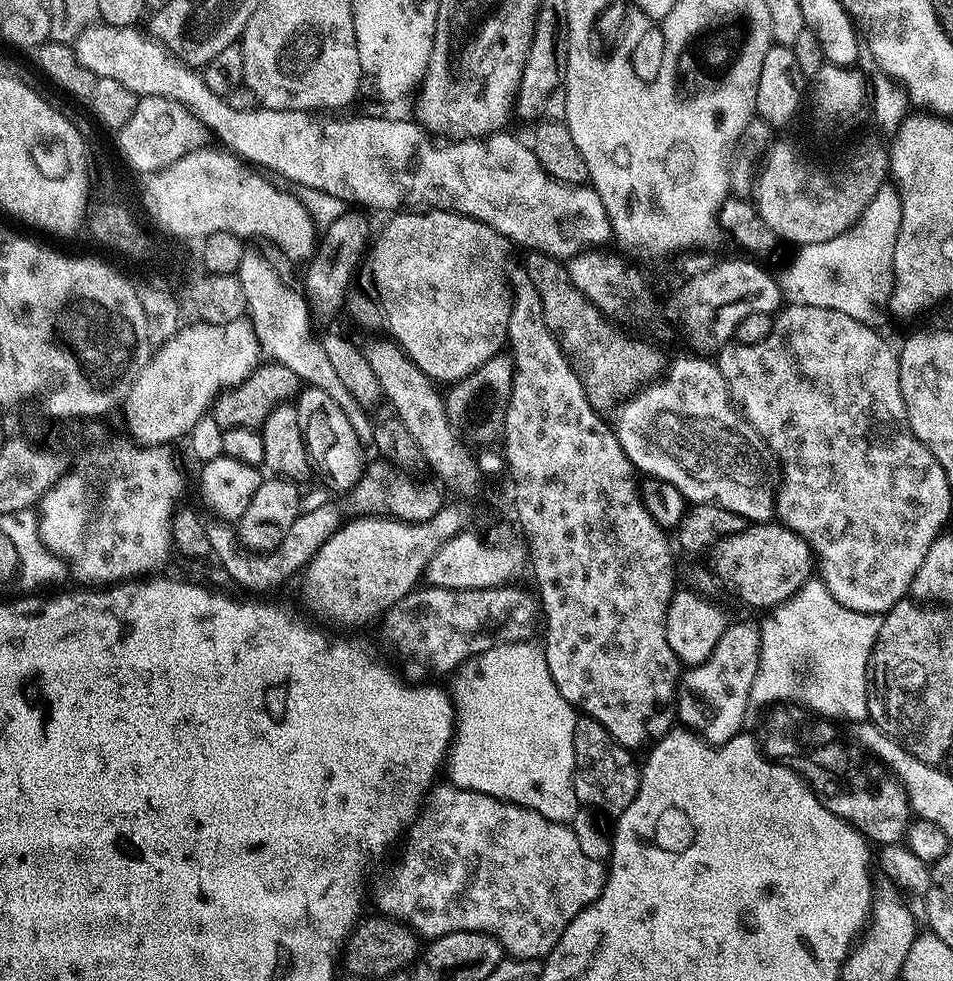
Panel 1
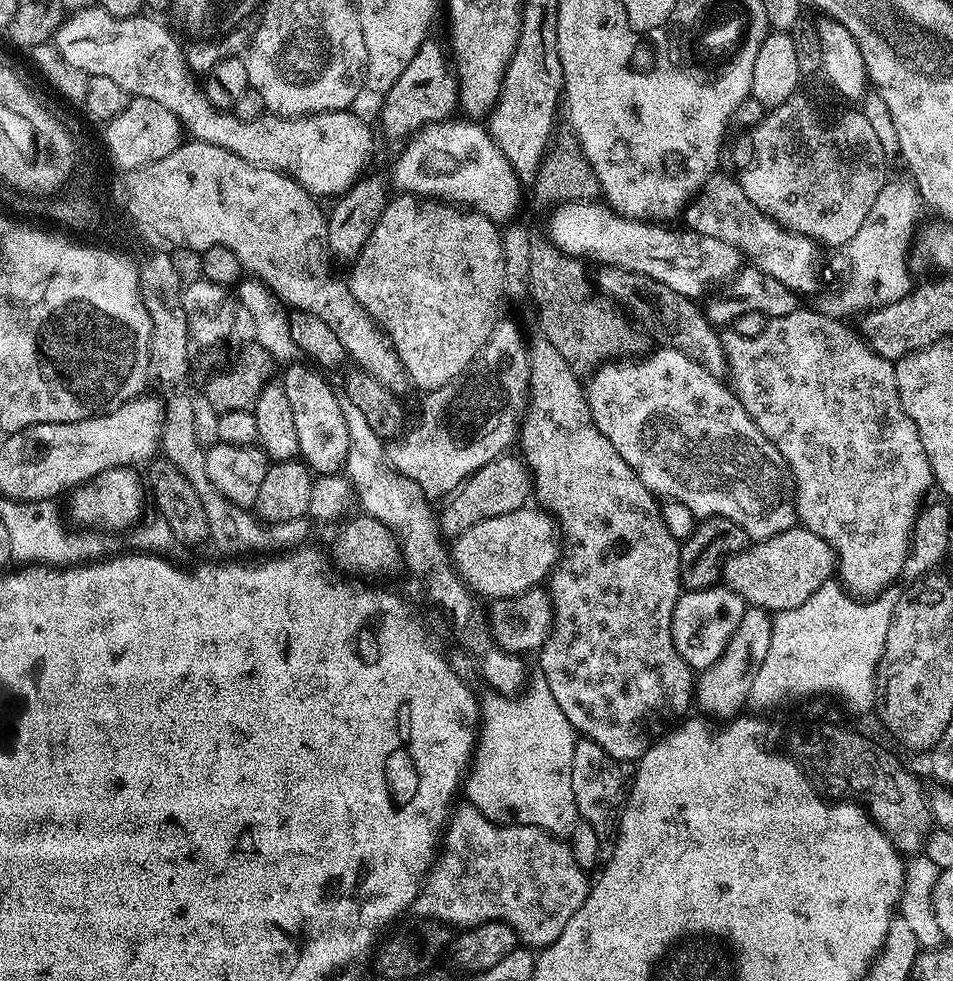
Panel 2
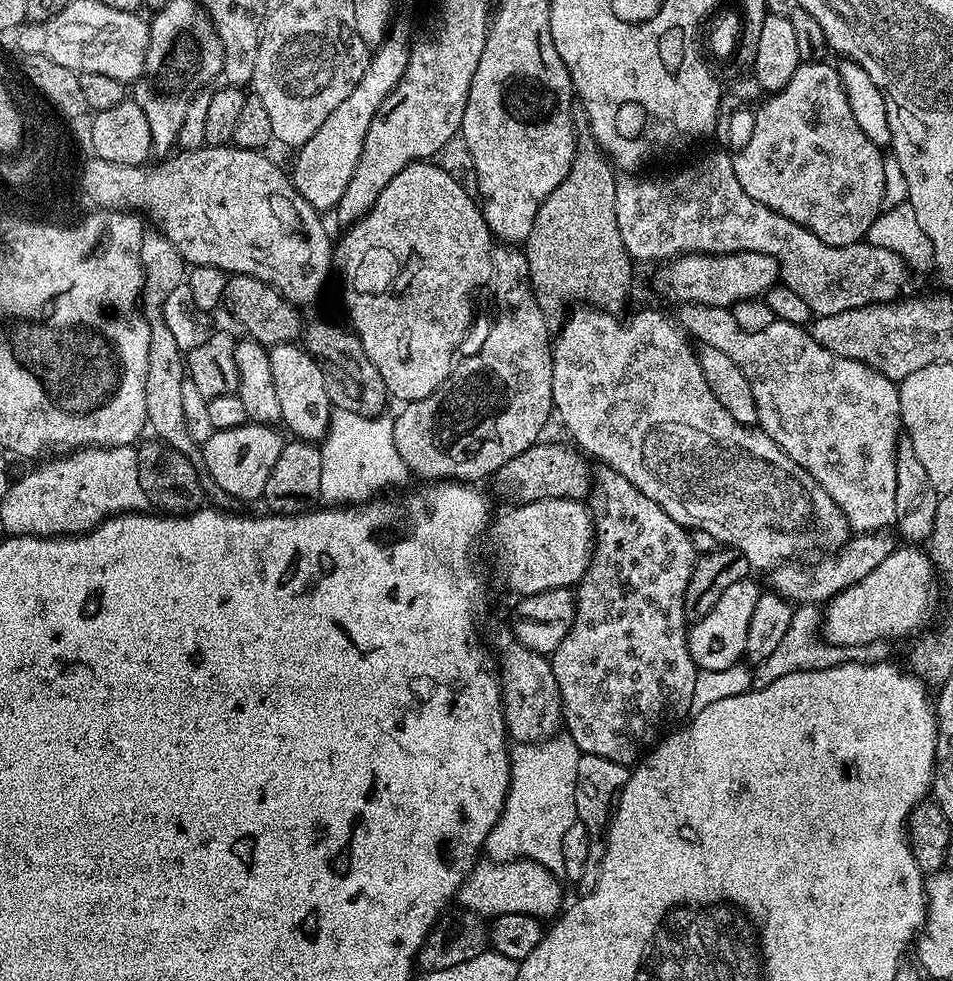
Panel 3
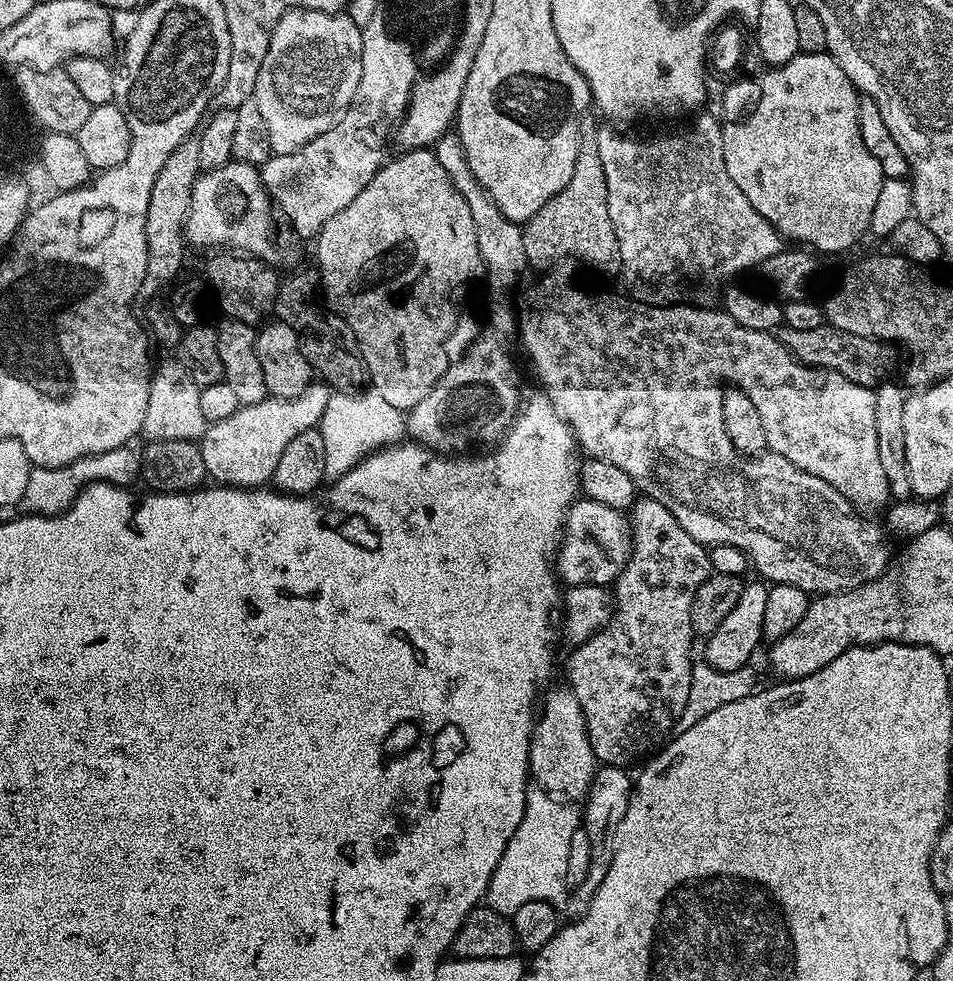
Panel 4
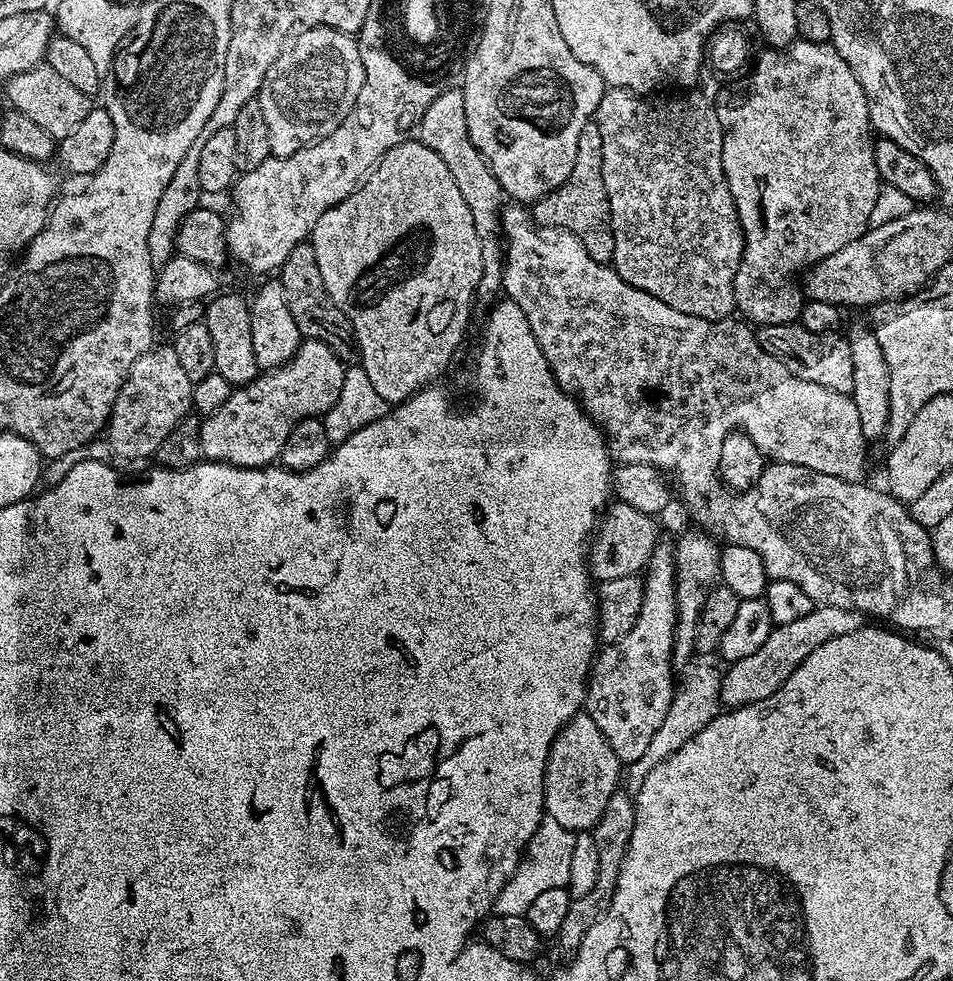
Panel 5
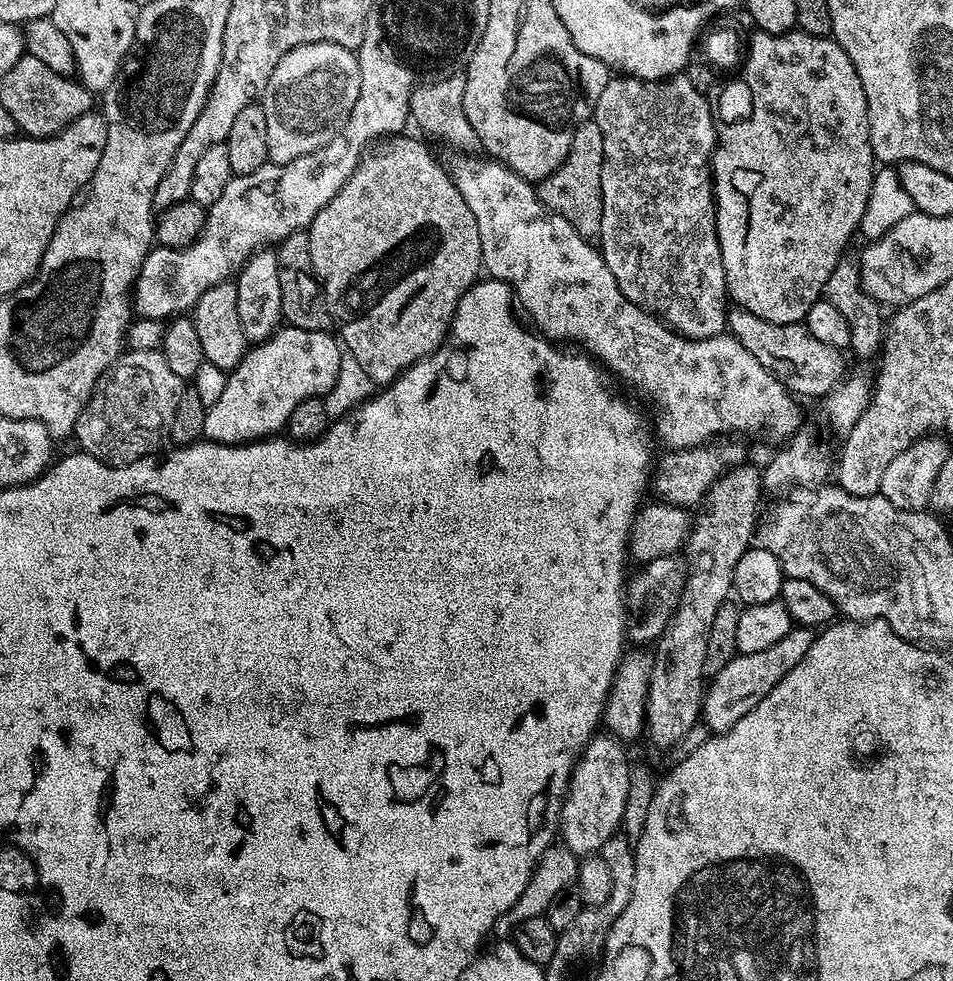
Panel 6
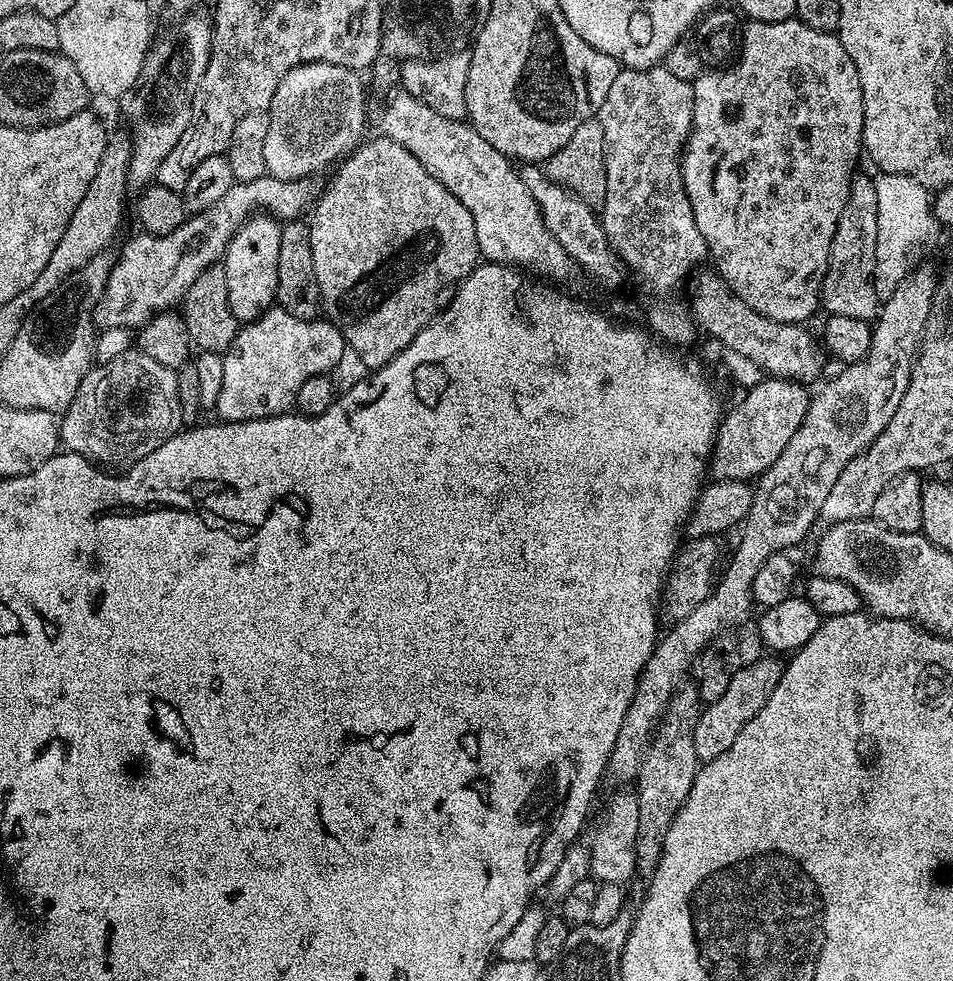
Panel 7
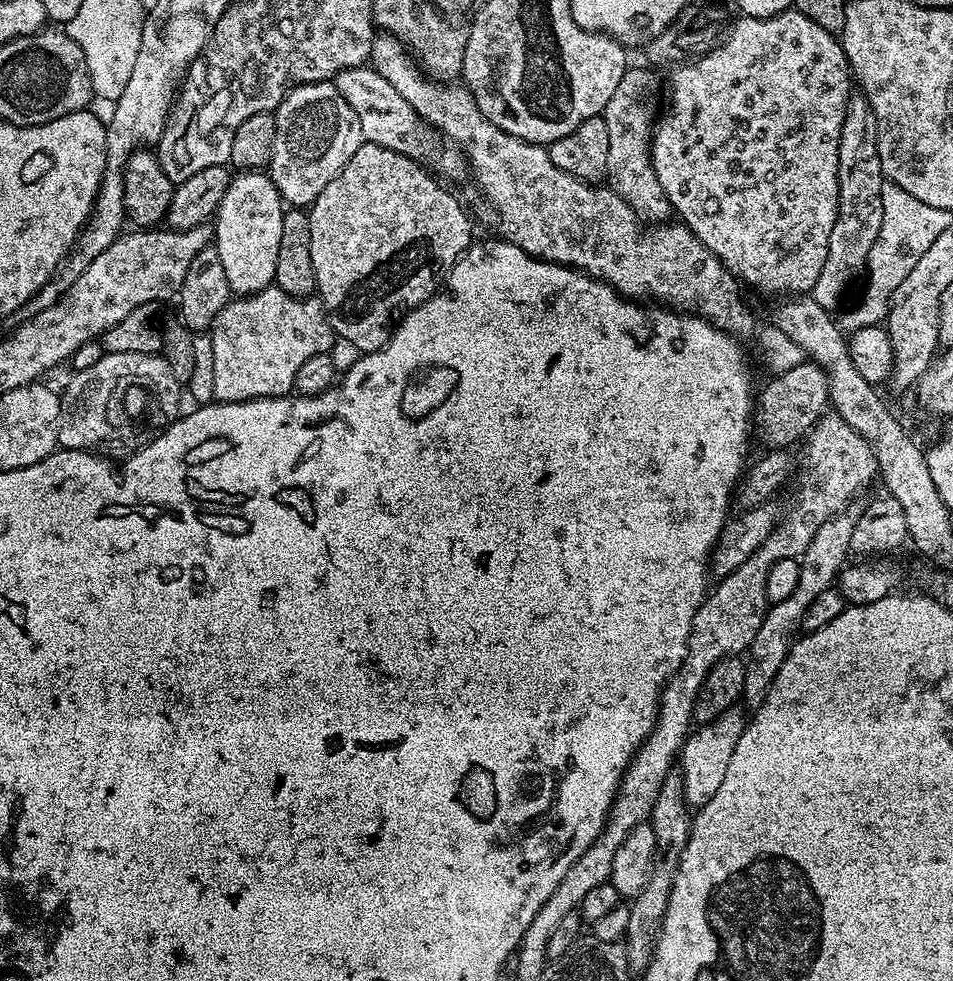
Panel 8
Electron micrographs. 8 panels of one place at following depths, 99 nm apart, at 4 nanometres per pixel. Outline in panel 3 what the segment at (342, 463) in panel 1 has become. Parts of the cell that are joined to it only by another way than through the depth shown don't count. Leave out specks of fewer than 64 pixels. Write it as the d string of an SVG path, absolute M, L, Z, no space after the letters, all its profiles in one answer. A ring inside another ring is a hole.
M289 342L273 347L268 353L270 370L274 374L274 390L278 390L278 406L282 406L280 419L293 437L309 442L320 442L328 432L333 411L326 394L322 370L312 359L308 349Z

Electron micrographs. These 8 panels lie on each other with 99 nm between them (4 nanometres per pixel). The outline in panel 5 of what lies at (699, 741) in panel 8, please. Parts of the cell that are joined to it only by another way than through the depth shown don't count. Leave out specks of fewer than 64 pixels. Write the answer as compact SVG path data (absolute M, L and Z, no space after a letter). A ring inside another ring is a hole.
M826 606L813 607L806 618L798 618L798 622L777 624L773 627L770 638L762 642L762 647L747 658L735 661L728 673L724 672L721 684L721 698L729 709L741 708L747 704L758 702L762 698L770 698L781 686L788 681L790 674L798 670L798 666L822 642L830 642L830 638L838 638L842 634L850 634L854 630L865 627L866 617L862 612L855 612L849 608Z

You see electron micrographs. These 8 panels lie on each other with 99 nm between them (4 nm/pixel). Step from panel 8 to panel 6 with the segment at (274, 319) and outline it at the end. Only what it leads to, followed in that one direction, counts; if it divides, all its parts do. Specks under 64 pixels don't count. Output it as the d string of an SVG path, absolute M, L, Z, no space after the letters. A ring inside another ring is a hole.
M291 326L281 327L269 340L251 345L240 365L228 373L225 392L208 408L203 439L246 445L283 433L298 402L323 398L334 386L341 353L341 341L331 331Z

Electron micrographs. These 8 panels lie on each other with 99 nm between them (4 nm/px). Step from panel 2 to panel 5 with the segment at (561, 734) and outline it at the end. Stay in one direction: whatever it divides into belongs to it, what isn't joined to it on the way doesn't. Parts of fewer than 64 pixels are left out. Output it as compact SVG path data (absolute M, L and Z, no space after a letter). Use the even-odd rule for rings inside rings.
M547 818L541 820L538 830L522 853L520 865L514 870L506 886L502 886L492 912L497 916L522 916L530 910L530 902L534 902L534 898L539 898L545 890L567 888L575 841L574 833L558 826L558 822Z

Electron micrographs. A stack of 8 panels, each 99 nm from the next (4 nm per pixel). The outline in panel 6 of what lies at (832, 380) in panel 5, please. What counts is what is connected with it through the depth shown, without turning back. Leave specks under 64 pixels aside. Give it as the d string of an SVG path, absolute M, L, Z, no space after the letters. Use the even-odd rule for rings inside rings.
M733 307L729 311L726 328L731 336L738 338L743 348L750 350L750 354L754 354L754 358L758 358L758 362L766 366L766 370L779 376L797 397L823 398L845 379L841 349L826 346L826 342L814 338L814 334L810 334L810 330L805 328L803 323L766 322L758 318L758 314L750 314L745 308Z

